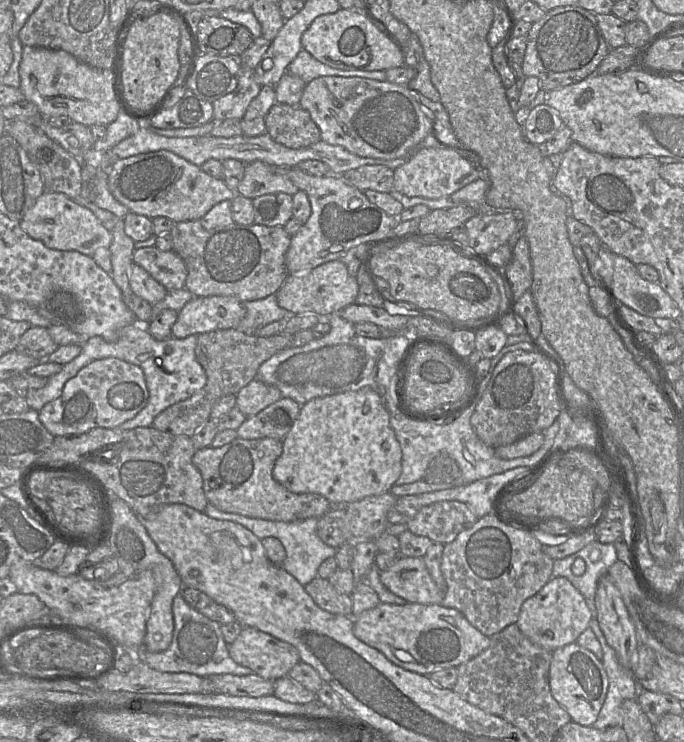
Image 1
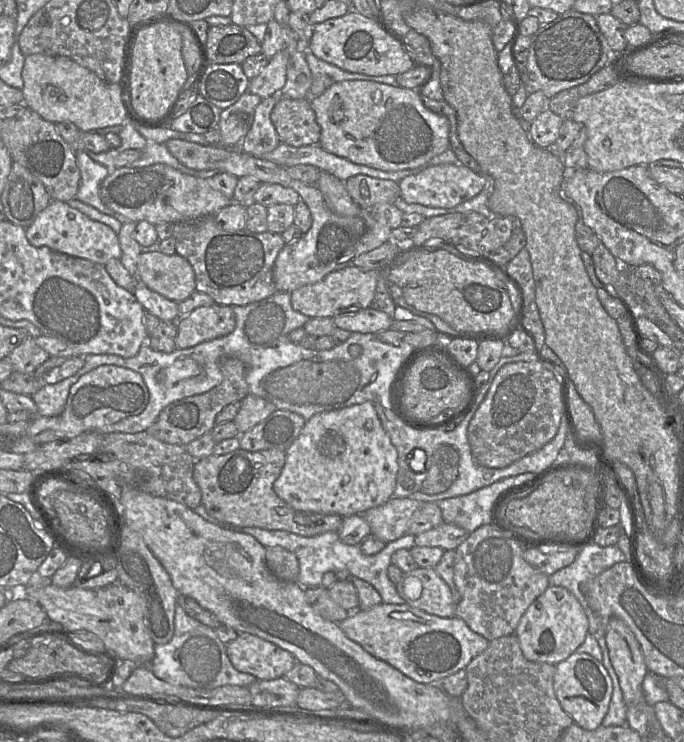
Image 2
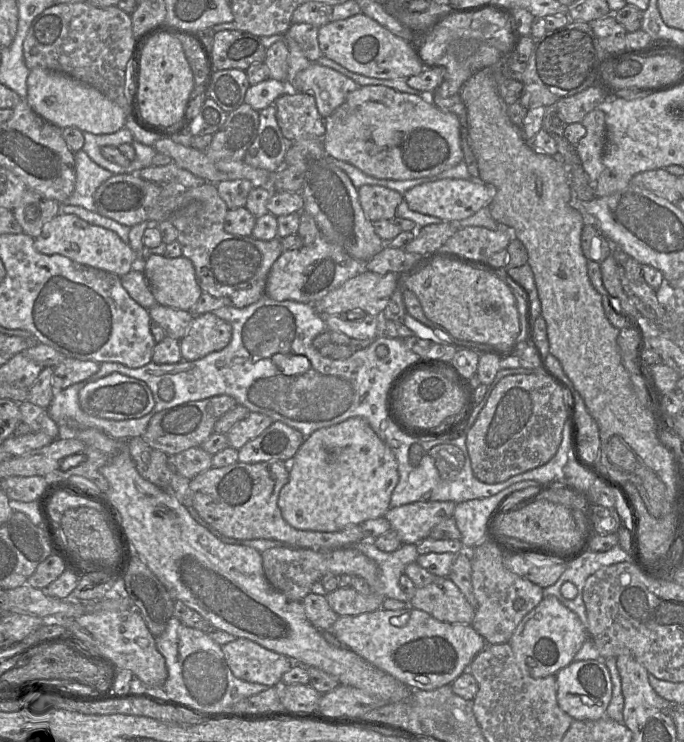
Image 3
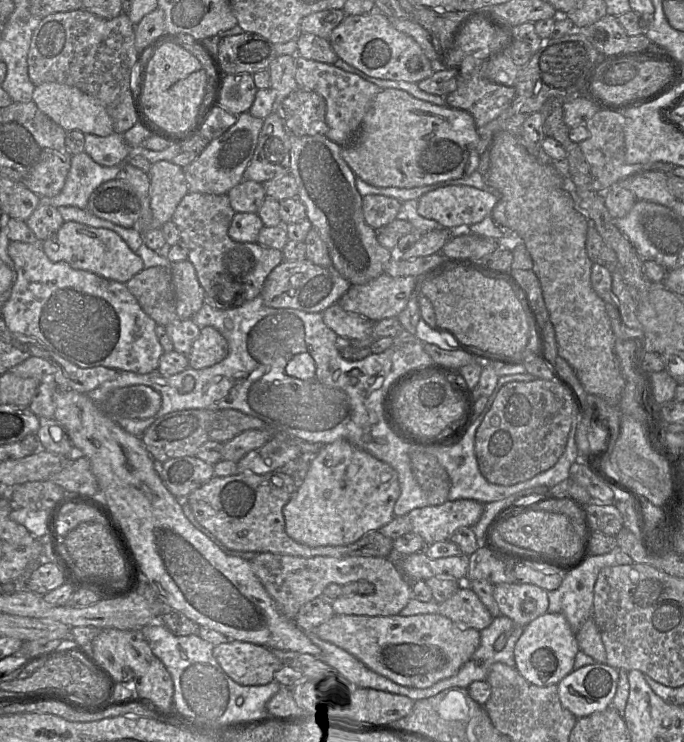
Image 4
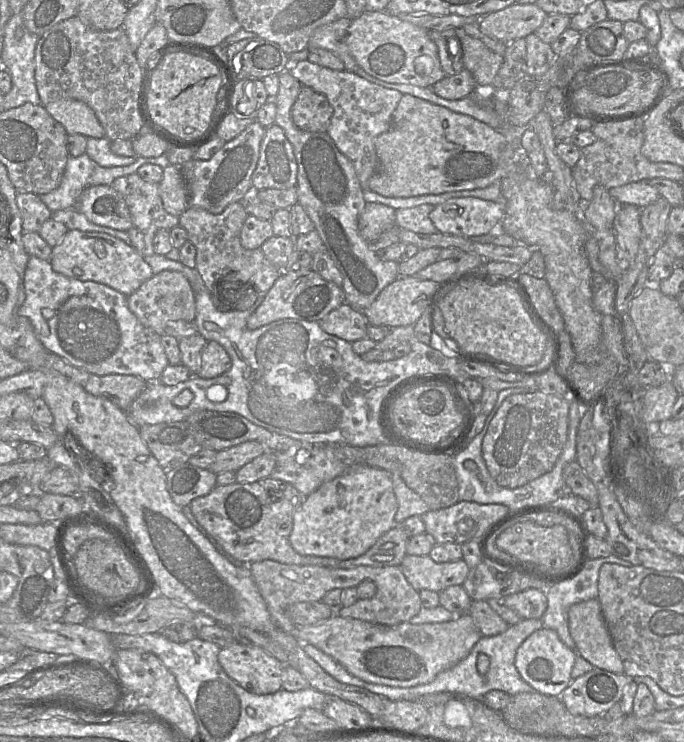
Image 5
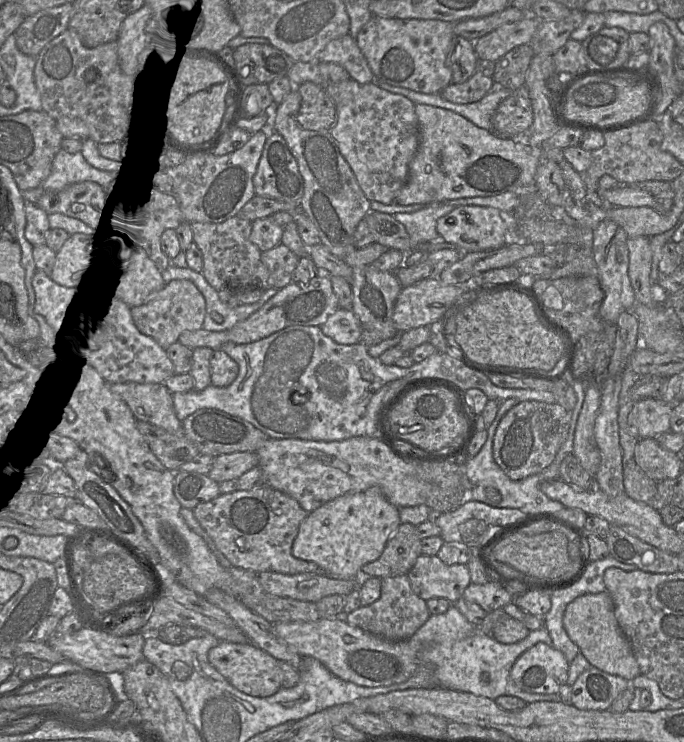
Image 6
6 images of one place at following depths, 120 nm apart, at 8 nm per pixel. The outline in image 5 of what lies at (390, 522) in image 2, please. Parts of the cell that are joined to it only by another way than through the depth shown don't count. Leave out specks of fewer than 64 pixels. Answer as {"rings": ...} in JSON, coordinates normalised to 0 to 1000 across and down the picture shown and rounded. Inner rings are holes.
{"rings":[[[671,675],[654,685],[627,687],[615,694],[615,699],[621,706],[621,718],[637,733],[675,733],[683,729],[696,728],[699,735],[718,712],[744,699],[751,691],[751,686],[744,686],[732,679],[699,679],[696,677]]]}

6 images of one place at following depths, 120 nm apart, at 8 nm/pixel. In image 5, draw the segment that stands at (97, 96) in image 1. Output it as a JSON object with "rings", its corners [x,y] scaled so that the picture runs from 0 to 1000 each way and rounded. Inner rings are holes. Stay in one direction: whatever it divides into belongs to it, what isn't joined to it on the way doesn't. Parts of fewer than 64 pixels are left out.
{"rings":[[[92,132],[66,142],[67,150],[95,173],[99,182],[152,186],[154,175],[139,151],[126,139]]]}

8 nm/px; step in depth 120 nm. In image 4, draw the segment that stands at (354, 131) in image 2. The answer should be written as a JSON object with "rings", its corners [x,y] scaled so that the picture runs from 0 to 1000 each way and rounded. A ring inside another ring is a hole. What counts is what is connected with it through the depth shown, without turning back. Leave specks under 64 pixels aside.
{"rings":[[[563,119],[547,132],[516,194],[499,197],[499,210],[522,239],[544,251],[605,253],[689,236],[700,224],[699,193],[687,152]]]}

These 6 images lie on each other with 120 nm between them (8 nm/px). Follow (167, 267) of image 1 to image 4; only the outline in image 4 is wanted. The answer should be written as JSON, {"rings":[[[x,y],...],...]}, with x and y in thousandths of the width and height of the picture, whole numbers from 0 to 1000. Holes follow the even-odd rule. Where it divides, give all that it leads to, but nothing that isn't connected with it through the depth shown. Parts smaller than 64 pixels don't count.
{"rings":[[[275,352],[249,356],[256,394],[256,422],[262,430],[279,430],[298,410],[300,392],[292,384],[284,357]]]}

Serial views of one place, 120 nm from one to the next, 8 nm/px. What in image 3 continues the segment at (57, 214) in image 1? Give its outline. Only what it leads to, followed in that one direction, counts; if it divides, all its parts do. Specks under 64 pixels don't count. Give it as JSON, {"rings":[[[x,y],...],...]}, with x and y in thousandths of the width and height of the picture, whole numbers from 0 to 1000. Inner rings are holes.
{"rings":[[[86,287],[63,307],[58,318],[50,321],[50,333],[67,344],[86,342],[127,358],[180,372],[199,360],[206,350],[189,329],[164,310],[136,303],[110,288]]]}

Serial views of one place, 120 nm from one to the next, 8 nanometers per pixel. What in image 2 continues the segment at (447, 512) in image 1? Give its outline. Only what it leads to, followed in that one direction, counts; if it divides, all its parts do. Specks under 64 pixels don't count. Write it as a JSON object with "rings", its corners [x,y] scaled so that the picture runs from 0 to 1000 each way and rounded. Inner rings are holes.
{"rings":[[[648,704],[642,709],[607,722],[607,735],[613,737],[642,737],[648,741],[665,741],[681,728],[686,718],[667,708]]]}

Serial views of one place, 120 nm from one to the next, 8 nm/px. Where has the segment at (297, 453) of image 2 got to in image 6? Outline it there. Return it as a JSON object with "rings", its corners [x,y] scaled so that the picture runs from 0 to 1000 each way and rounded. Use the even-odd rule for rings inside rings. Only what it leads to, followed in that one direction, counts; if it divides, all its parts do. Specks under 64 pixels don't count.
{"rings":[[[544,655],[531,663],[493,670],[450,691],[437,709],[425,745],[431,752],[462,759],[478,776],[500,782],[520,780],[525,791],[531,782],[528,765],[557,749],[567,728],[585,706],[582,685],[563,671],[556,656]]]}

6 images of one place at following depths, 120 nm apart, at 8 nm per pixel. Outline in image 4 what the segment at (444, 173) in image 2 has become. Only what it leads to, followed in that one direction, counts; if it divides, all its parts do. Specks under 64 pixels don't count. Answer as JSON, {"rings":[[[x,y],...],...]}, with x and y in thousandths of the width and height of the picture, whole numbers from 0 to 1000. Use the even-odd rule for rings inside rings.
{"rings":[[[655,249],[618,261],[611,268],[610,286],[620,294],[639,298],[648,307],[664,309],[703,299],[718,288],[725,272],[722,260],[681,249]]]}

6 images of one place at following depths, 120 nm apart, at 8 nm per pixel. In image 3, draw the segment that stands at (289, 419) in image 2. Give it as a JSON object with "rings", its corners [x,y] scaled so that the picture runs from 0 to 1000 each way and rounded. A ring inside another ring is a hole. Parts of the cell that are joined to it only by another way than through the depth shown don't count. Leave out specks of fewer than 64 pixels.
{"rings":[[[401,567],[377,589],[349,605],[348,621],[379,624],[424,620],[446,592],[447,589],[436,580],[409,567]]]}

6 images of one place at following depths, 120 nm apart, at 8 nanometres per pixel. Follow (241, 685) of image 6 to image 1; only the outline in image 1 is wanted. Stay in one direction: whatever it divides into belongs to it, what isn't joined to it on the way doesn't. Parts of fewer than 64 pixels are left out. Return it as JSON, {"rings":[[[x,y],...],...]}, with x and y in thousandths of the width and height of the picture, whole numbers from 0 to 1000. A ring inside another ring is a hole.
{"rings":[[[368,845],[354,846],[346,860],[333,869],[333,880],[346,895],[398,918],[420,911],[427,899],[439,891],[437,880],[428,869]]]}

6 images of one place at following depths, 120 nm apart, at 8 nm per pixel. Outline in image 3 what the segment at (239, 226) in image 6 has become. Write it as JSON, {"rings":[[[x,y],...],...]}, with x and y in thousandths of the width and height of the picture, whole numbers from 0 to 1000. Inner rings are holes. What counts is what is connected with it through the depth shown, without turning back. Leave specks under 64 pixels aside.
{"rings":[[[300,247],[297,249],[273,253],[276,272],[257,283],[249,292],[259,309],[259,325],[266,334],[266,345],[275,348],[284,357],[288,379],[295,394],[316,402],[332,402],[335,411],[345,415],[364,412],[387,398],[390,373],[399,354],[414,340],[411,321],[385,325],[367,318],[342,317],[329,311],[327,298],[335,283],[327,270],[320,264],[316,248]]]}

